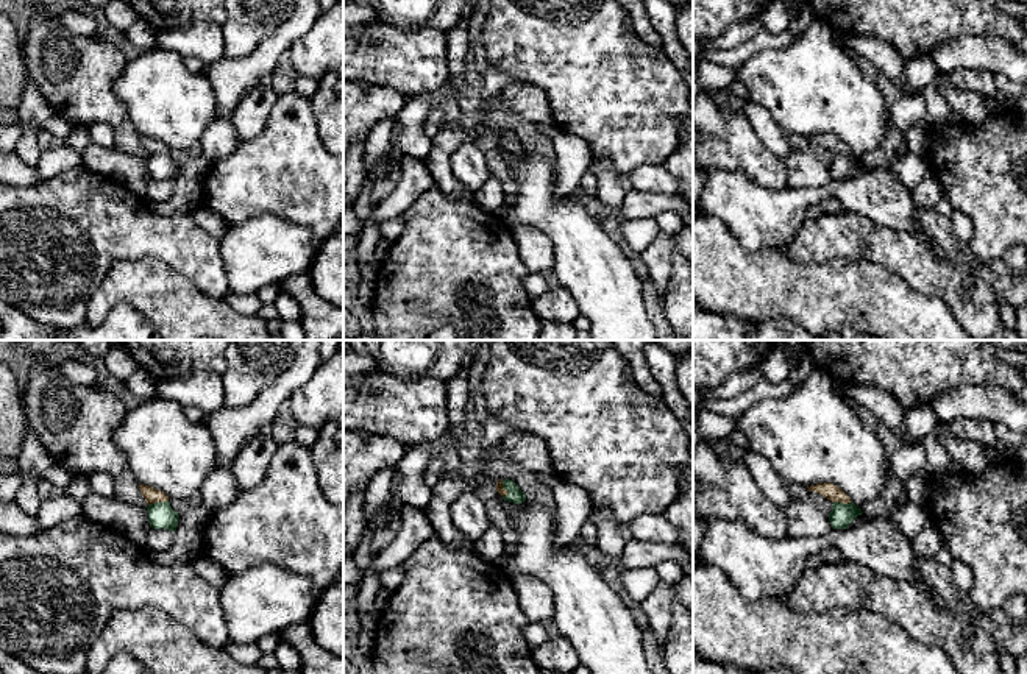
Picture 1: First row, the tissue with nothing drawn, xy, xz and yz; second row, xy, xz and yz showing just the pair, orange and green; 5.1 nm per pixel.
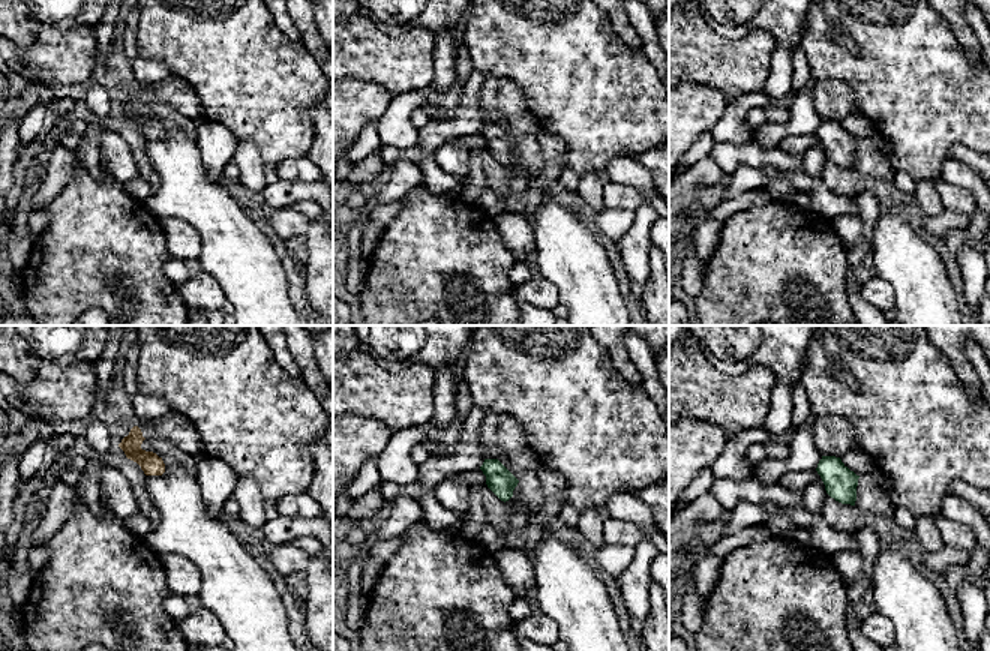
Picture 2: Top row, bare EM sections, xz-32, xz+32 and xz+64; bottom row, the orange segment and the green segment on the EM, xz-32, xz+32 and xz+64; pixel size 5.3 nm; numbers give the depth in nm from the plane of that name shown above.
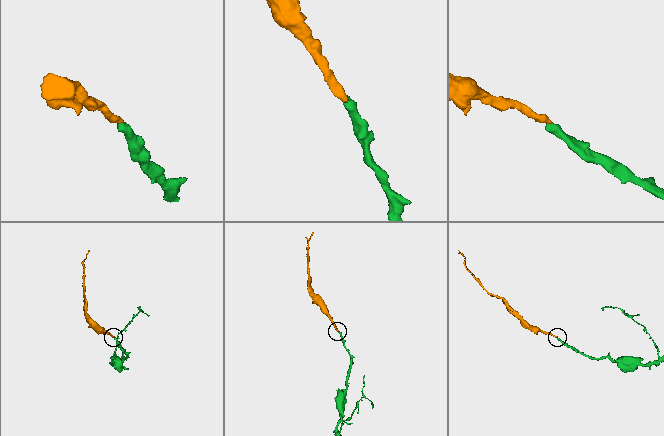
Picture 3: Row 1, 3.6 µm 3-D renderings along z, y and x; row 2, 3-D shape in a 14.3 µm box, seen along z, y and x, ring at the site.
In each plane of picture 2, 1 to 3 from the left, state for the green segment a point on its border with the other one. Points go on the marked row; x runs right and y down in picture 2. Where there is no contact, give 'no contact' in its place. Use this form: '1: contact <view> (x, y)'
1: no contact
2: no contact
3: no contact

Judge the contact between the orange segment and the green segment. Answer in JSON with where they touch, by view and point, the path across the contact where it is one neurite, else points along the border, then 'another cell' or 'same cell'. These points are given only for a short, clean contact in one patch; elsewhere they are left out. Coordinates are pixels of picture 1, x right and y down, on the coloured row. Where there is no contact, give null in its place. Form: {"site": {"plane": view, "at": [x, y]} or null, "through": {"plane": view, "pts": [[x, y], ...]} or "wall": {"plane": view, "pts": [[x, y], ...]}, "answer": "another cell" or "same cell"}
{"site": {"plane": "xy", "at": [156, 501]}, "through": {"plane": "xy", "pts": [[150, 495], [156, 501], [161, 515]]}, "answer": "same cell"}

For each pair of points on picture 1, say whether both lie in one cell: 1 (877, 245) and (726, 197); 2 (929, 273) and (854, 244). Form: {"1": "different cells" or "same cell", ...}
{"1": "different cells", "2": "same cell"}

